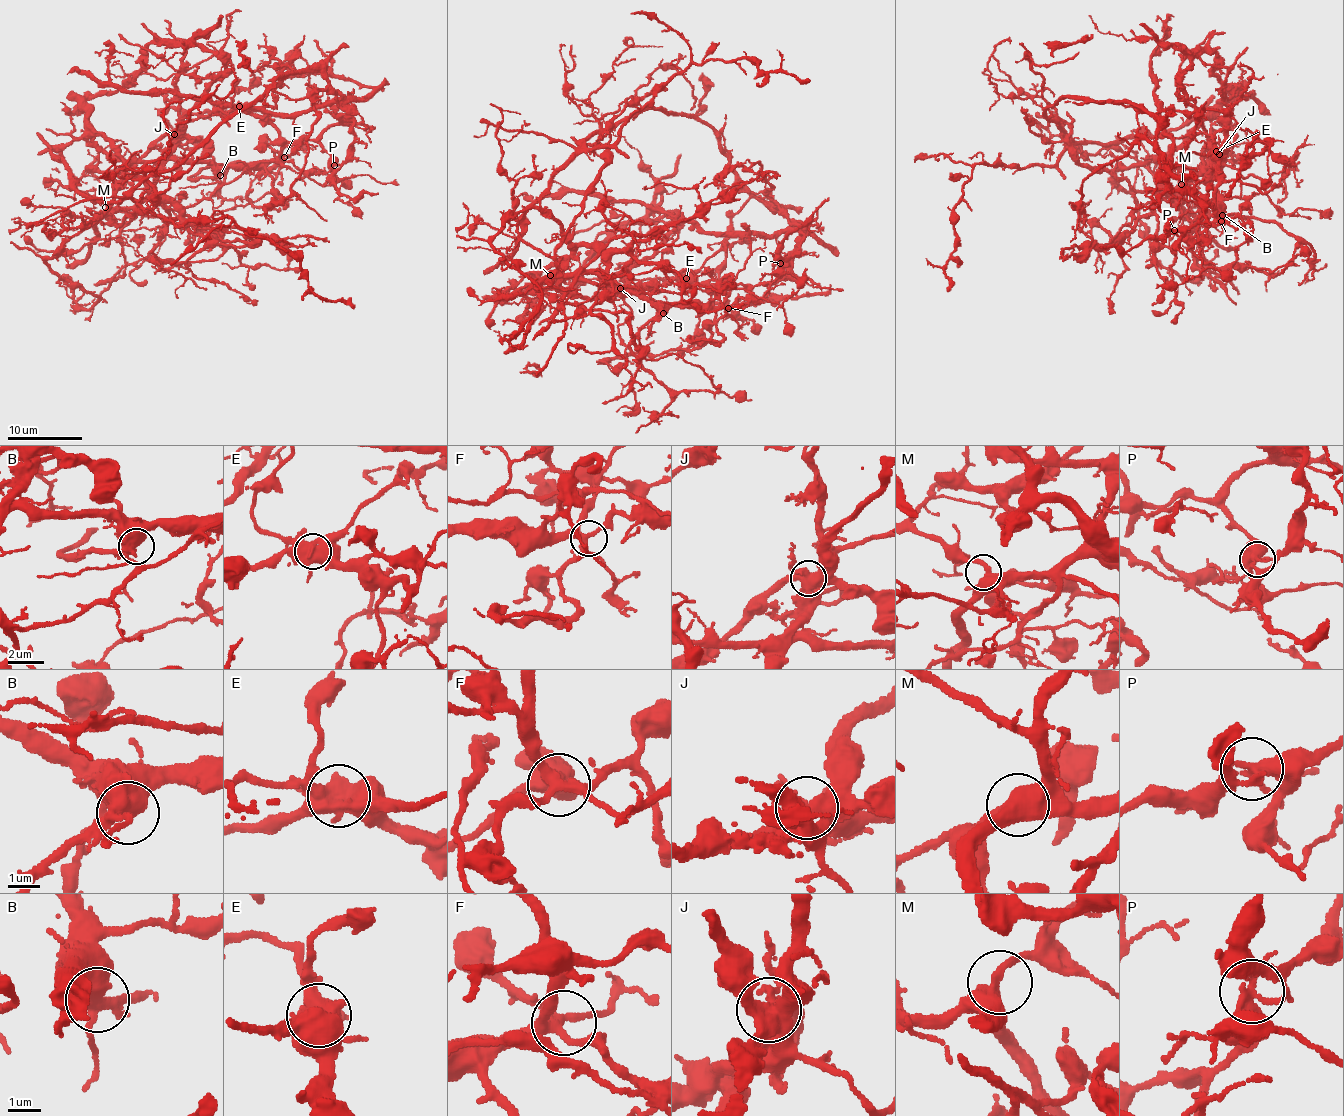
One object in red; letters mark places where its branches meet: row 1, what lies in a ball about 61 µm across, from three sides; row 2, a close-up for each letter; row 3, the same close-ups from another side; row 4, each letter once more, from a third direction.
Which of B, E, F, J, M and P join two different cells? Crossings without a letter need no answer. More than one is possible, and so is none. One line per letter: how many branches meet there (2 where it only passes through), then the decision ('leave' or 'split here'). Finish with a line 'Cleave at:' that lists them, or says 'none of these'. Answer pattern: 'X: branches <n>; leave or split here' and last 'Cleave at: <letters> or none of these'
B: branches 4; leave
E: branches 5; split here
F: branches 5; leave
J: branches 5; split here
M: branches 3; leave
P: branches 5; split here
Cleave at: E, J, P

